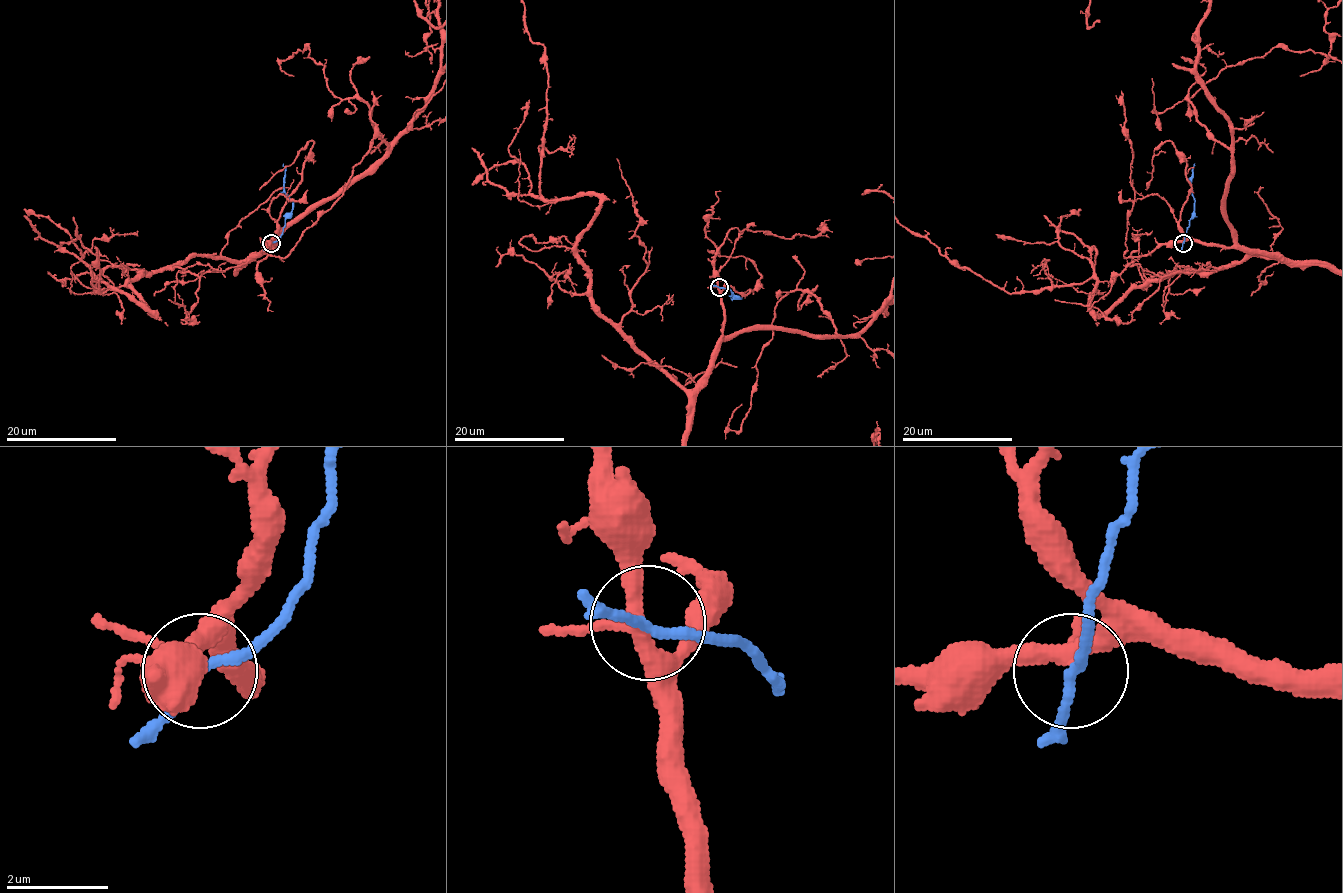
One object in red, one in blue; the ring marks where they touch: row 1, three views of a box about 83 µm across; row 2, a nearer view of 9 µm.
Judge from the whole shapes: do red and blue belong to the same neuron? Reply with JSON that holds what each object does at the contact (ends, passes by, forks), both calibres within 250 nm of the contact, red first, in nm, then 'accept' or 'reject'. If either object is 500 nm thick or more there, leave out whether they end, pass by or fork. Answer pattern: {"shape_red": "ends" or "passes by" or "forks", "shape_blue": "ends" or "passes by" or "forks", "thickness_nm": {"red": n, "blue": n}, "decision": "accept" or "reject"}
{"shape_red": "forks", "shape_blue": "passes by", "thickness_nm": {"red": 280, "blue": 190}, "decision": "reject"}

